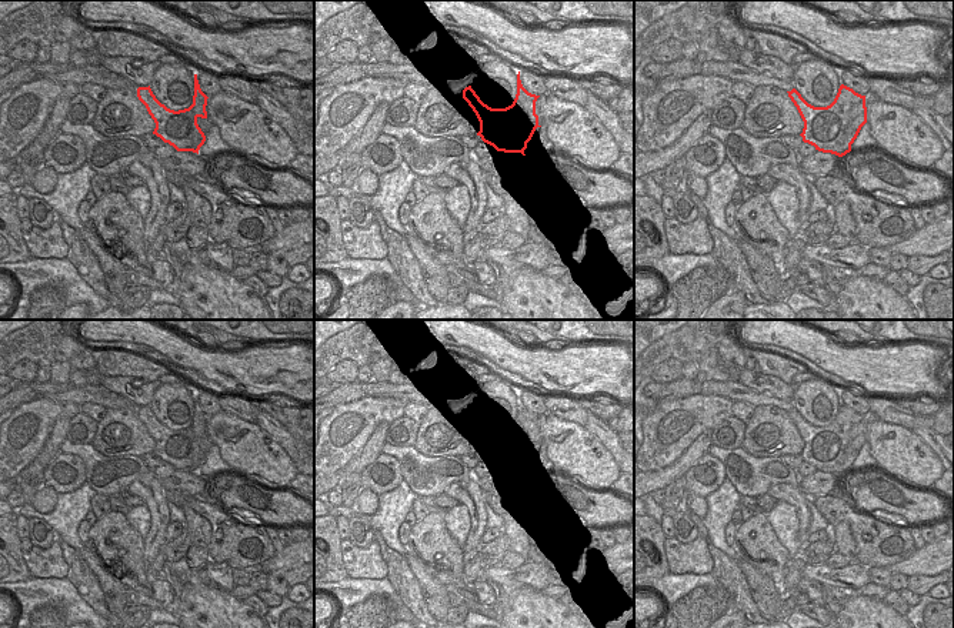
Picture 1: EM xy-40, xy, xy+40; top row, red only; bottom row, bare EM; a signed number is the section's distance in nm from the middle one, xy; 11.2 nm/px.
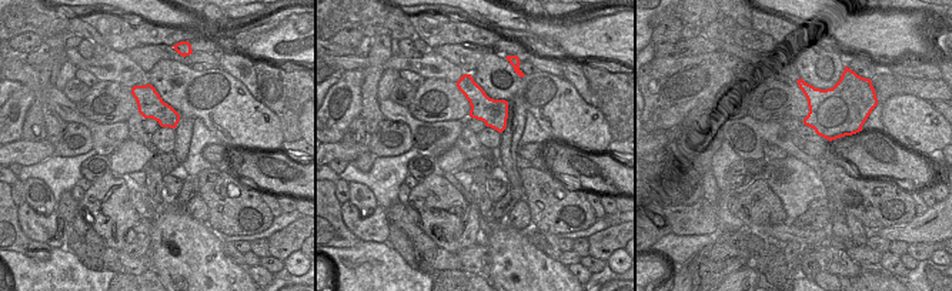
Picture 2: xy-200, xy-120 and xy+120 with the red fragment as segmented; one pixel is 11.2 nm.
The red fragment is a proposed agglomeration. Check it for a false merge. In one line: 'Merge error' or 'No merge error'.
Merge error.

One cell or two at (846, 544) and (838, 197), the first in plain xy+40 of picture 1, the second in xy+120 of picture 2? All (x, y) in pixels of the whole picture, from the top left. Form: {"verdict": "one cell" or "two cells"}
{"verdict": "two cells"}

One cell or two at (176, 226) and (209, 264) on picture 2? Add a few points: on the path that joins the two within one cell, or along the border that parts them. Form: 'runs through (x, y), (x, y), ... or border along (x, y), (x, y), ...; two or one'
runs through (180, 236), (199, 254); one

